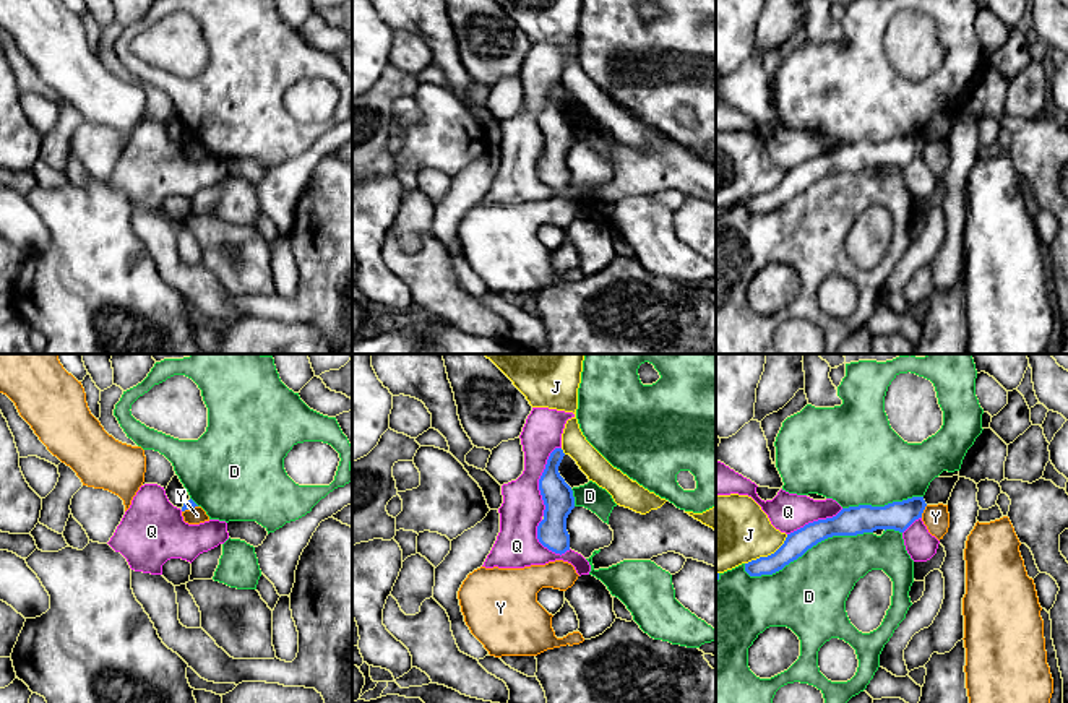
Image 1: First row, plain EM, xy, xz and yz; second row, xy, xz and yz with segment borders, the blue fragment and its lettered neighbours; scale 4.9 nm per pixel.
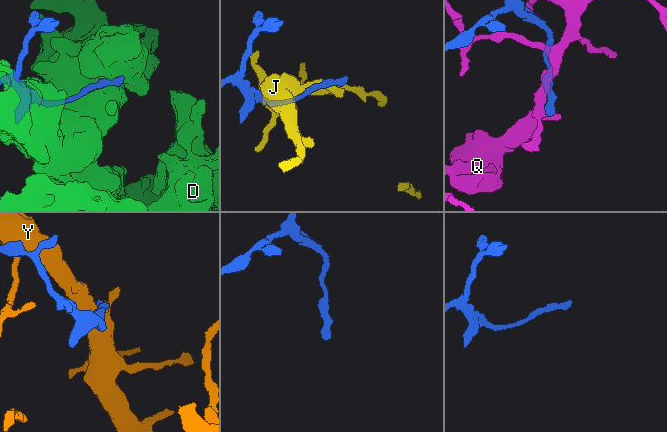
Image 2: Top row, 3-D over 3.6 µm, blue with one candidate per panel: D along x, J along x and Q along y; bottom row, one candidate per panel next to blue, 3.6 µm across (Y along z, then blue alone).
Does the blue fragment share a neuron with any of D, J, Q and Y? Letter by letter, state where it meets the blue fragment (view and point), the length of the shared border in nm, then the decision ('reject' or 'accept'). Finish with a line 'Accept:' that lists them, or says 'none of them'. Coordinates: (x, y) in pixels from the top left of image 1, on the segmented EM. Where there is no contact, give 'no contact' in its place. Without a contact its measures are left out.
D: meets blue in yz at (807, 549); contact 650 nm long; reject
J: meets blue in yz at (768, 556); contact 260 nm long; reject
Q: meets blue in xz at (539, 479); contact 360 nm long; reject
Y: meets blue in yz at (922, 512); contact 70 nm long; reject
Accept: none of them

